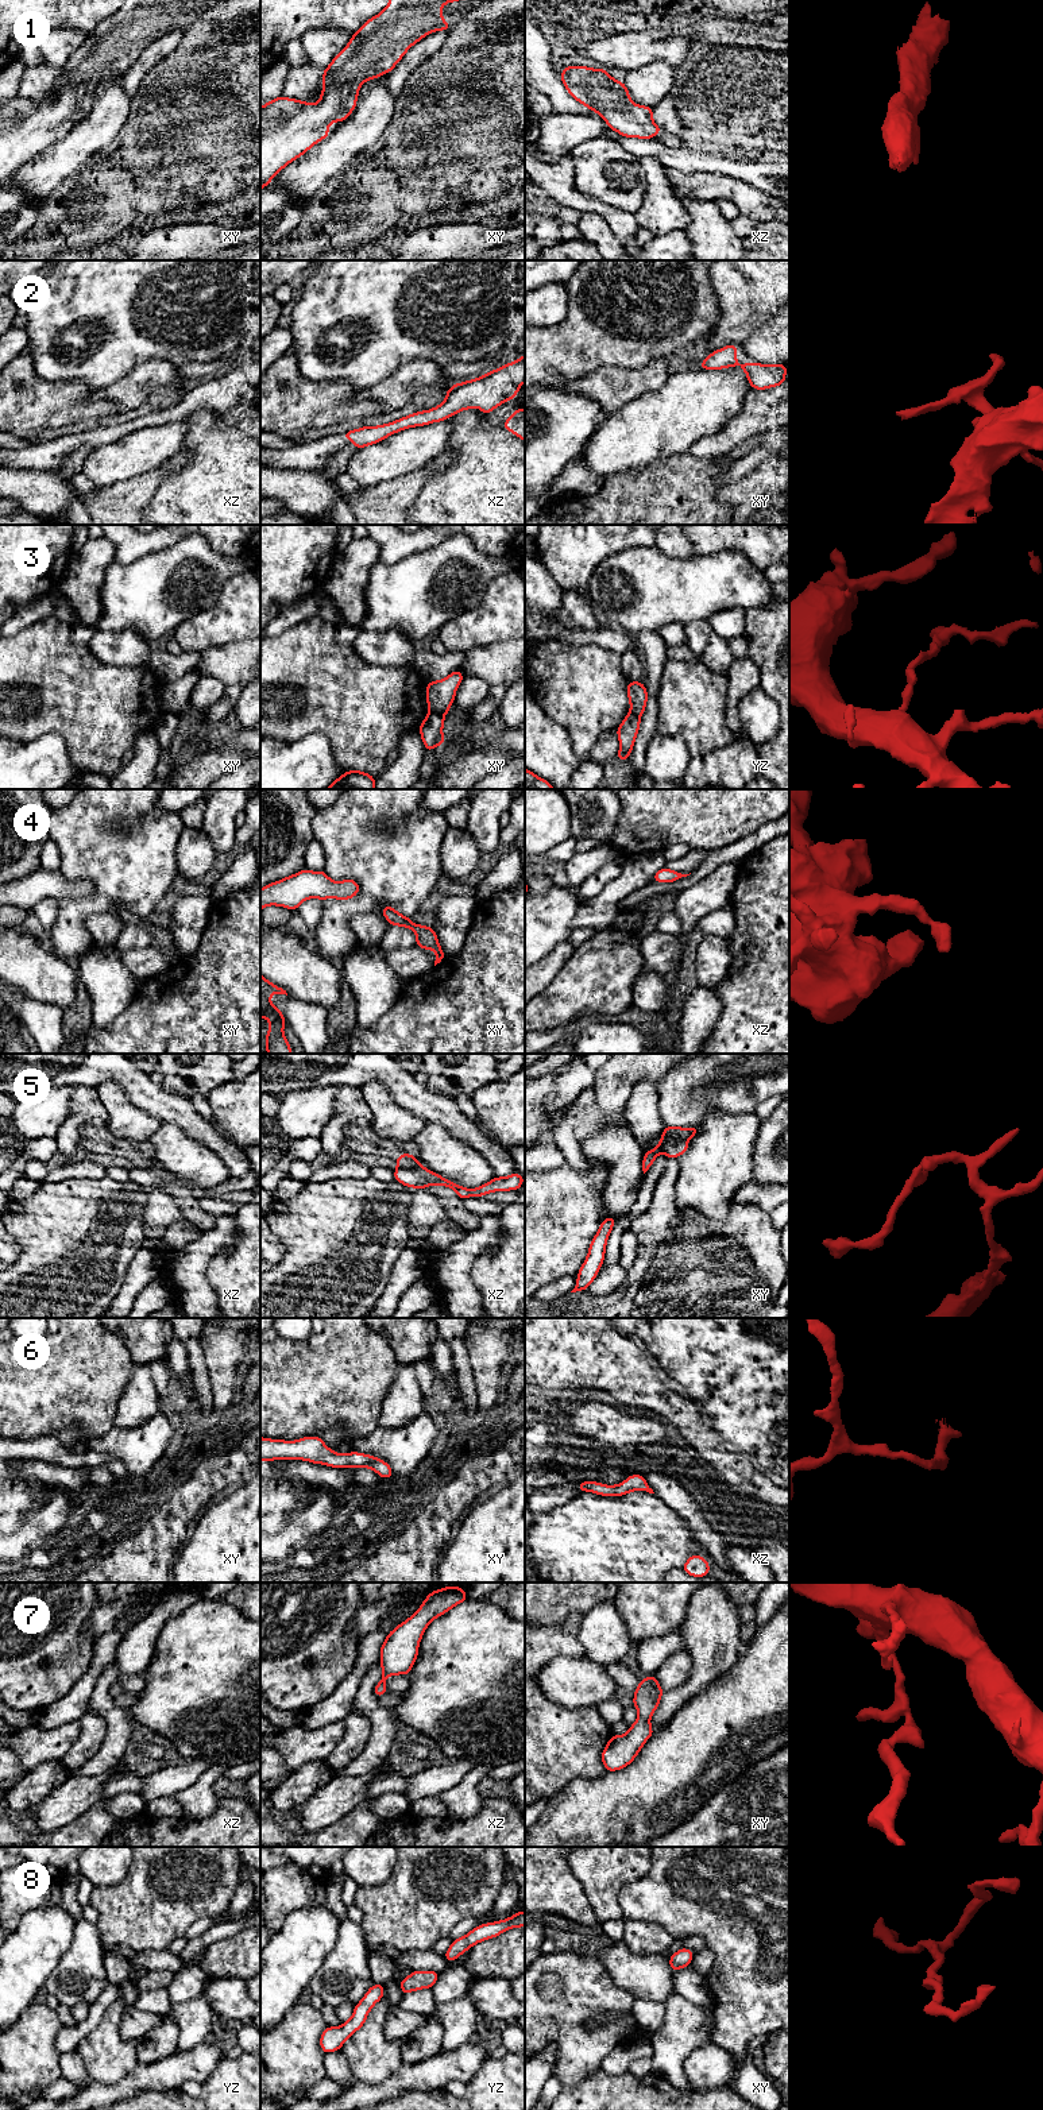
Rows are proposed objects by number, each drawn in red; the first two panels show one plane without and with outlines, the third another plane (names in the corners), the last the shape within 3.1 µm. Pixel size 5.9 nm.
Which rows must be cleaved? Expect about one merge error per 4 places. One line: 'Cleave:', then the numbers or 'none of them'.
Cleave: 3, 5

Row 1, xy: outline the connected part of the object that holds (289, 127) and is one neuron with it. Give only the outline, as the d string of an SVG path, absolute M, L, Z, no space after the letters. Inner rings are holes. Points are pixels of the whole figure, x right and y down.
M389 0L386 8L363 23L360 30L351 35L351 40L343 51L322 70L322 93L316 104L279 96L260 107L260 190L290 162L300 158L317 142L328 138L329 124L344 121L352 113L356 107L359 88L367 80L375 80L390 73L405 53L428 34L441 30L449 31L451 26L444 20L441 7L452 1L457 0Z

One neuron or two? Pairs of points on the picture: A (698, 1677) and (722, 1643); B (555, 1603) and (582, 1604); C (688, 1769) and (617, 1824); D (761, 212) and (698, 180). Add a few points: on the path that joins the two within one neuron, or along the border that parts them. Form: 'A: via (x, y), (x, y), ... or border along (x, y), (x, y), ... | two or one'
A: via (706, 1669), (714, 1651) | one
B: via (561, 1603), (575, 1603) | one
C: via (671, 1778), (656, 1793), (634, 1807) | one
D: via (745, 197), (733, 189), (714, 186) | one

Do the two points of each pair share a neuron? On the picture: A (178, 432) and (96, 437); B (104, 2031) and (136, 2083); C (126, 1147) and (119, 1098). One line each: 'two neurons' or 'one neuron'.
A: two neurons
B: two neurons
C: two neurons

